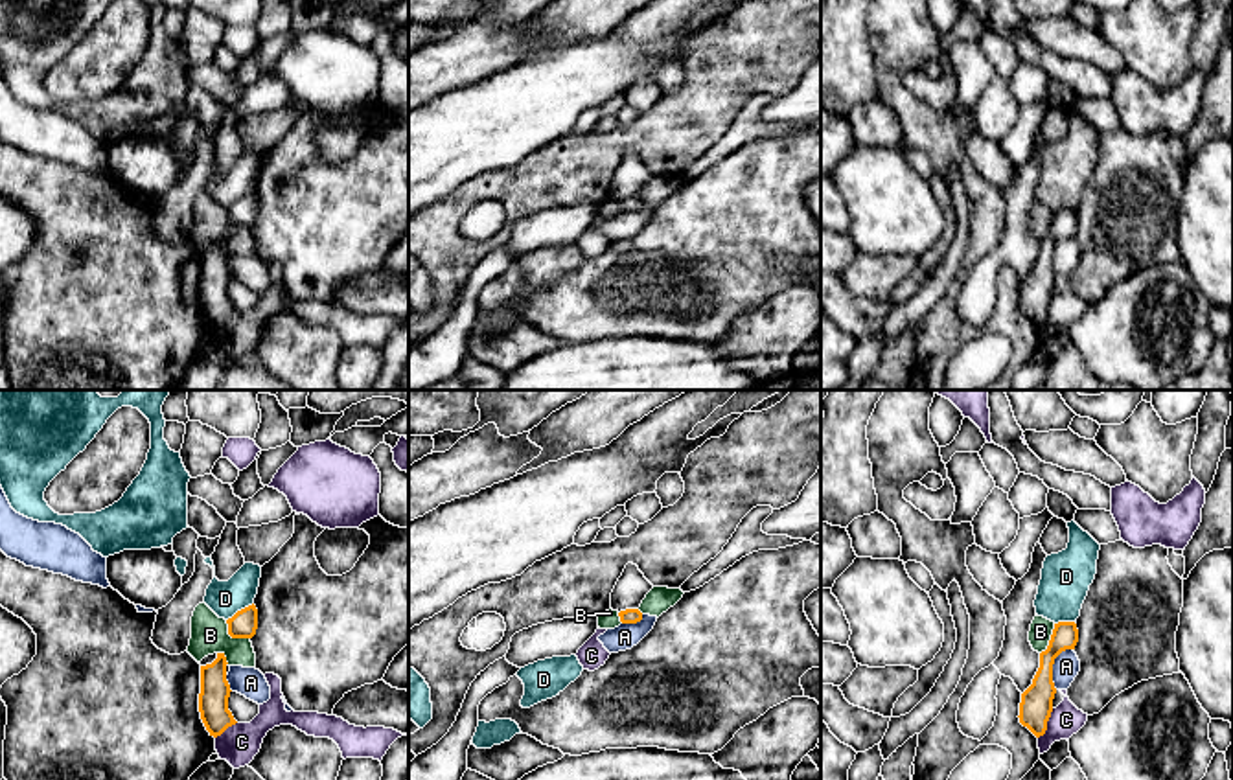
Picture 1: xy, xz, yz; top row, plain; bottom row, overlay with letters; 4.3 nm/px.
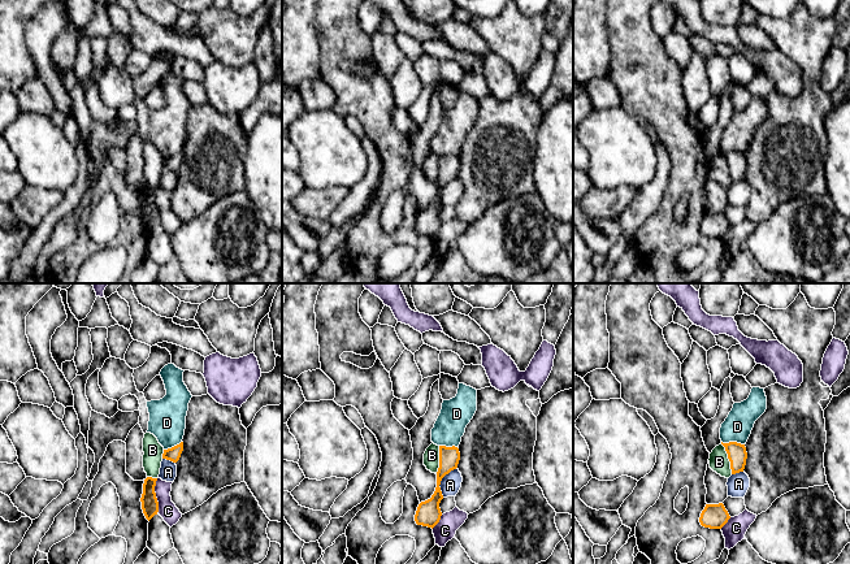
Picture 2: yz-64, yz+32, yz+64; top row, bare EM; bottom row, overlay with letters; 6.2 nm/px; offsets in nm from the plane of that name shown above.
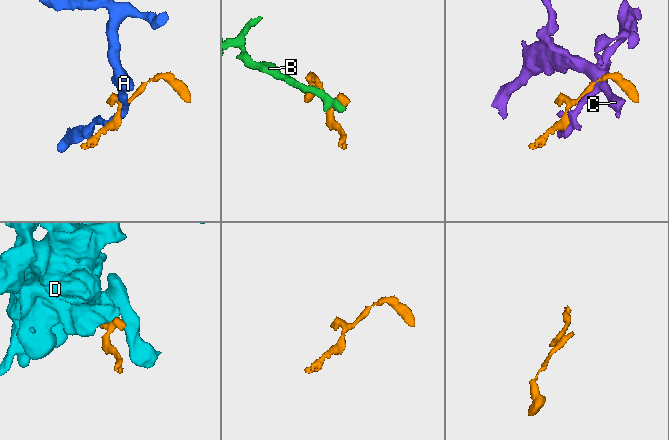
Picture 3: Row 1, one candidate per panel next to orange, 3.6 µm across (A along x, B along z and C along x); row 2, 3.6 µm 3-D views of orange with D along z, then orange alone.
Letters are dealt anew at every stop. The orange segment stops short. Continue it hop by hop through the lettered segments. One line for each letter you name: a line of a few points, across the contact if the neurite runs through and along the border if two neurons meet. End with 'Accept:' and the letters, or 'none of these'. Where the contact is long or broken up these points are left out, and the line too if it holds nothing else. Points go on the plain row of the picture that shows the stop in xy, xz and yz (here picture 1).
Accept: none of these

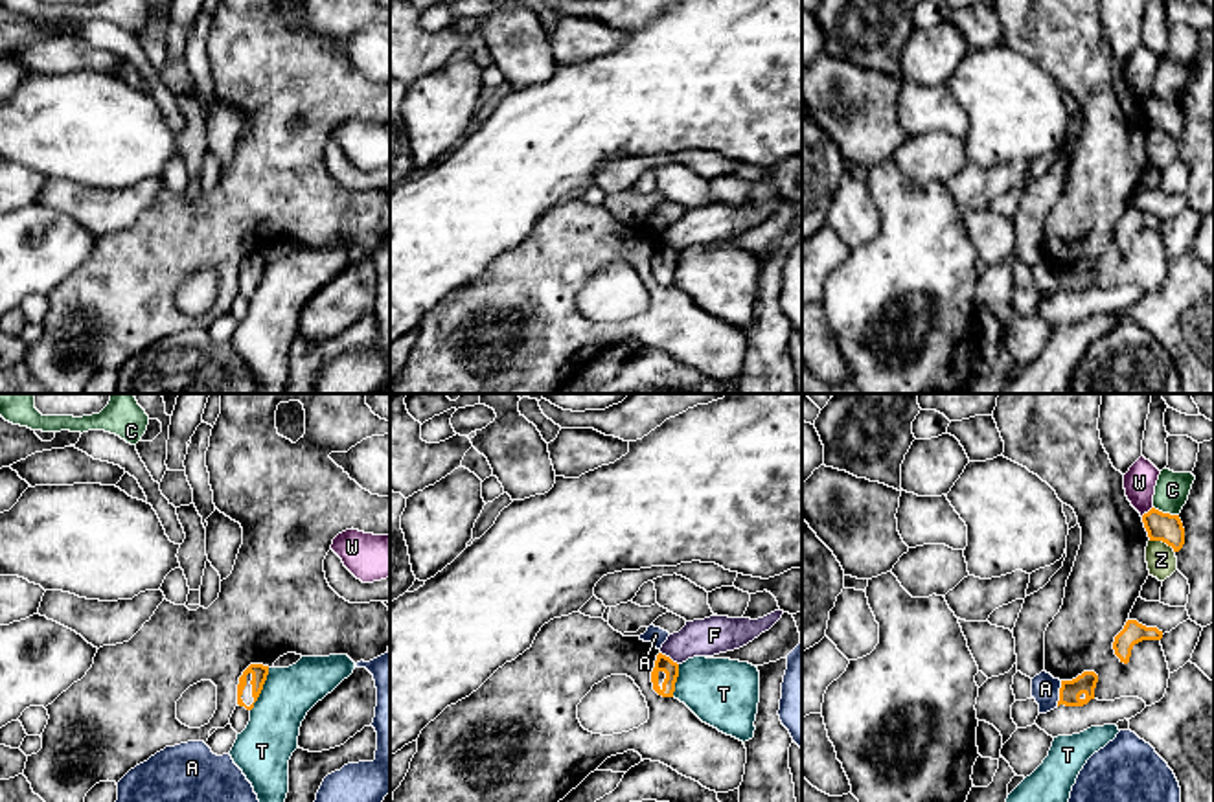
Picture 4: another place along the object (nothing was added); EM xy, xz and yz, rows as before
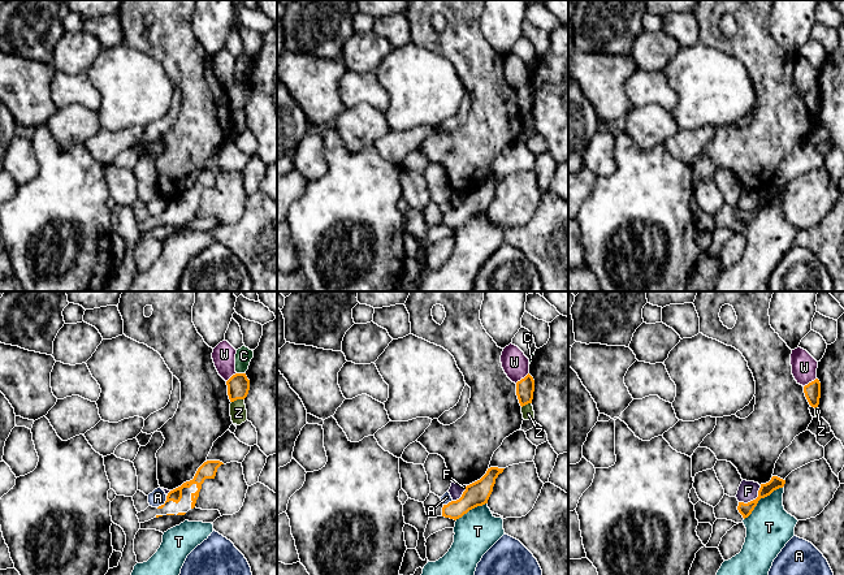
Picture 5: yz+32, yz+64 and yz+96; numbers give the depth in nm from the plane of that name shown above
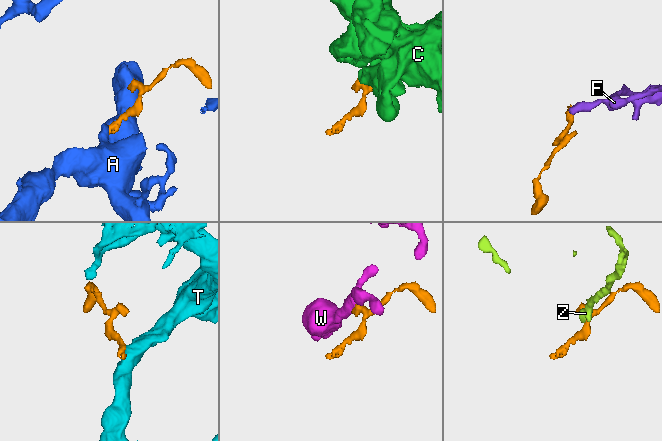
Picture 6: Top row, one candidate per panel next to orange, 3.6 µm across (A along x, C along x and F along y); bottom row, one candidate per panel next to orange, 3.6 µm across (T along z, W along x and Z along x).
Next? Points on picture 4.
Accept: none of these

